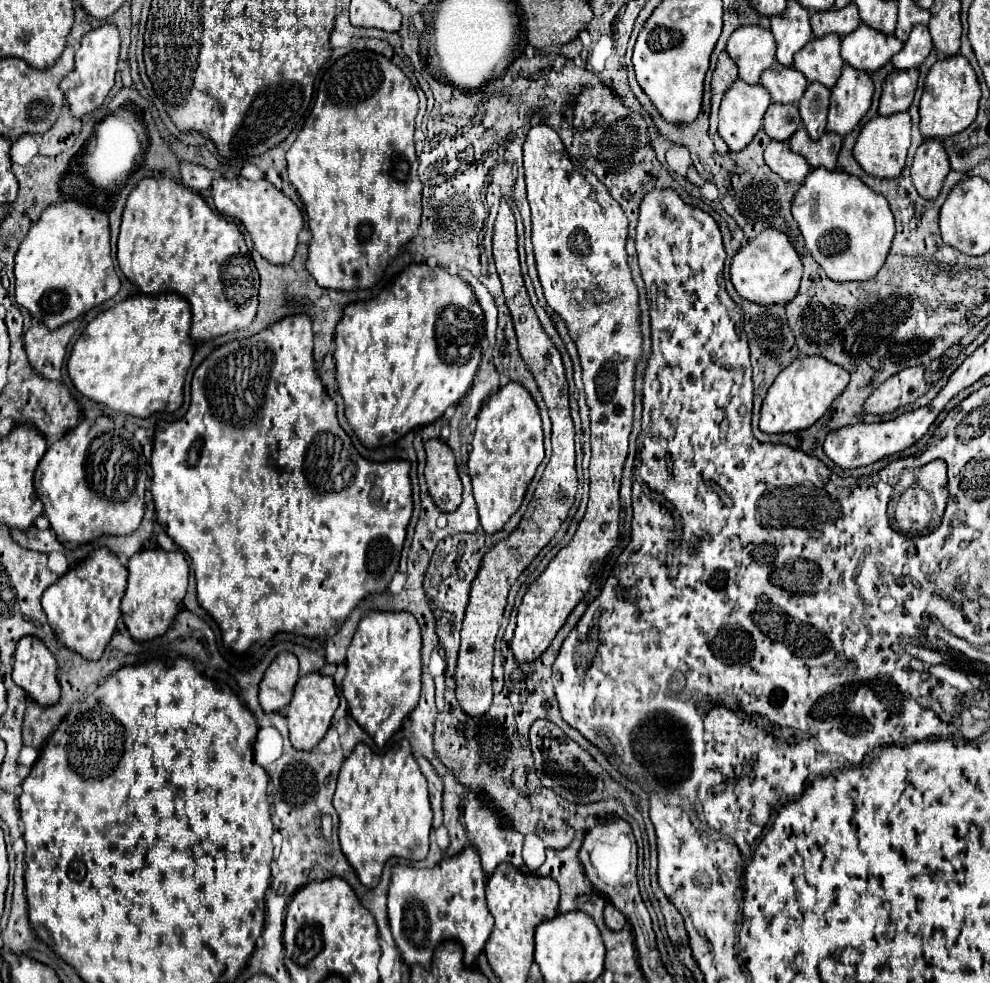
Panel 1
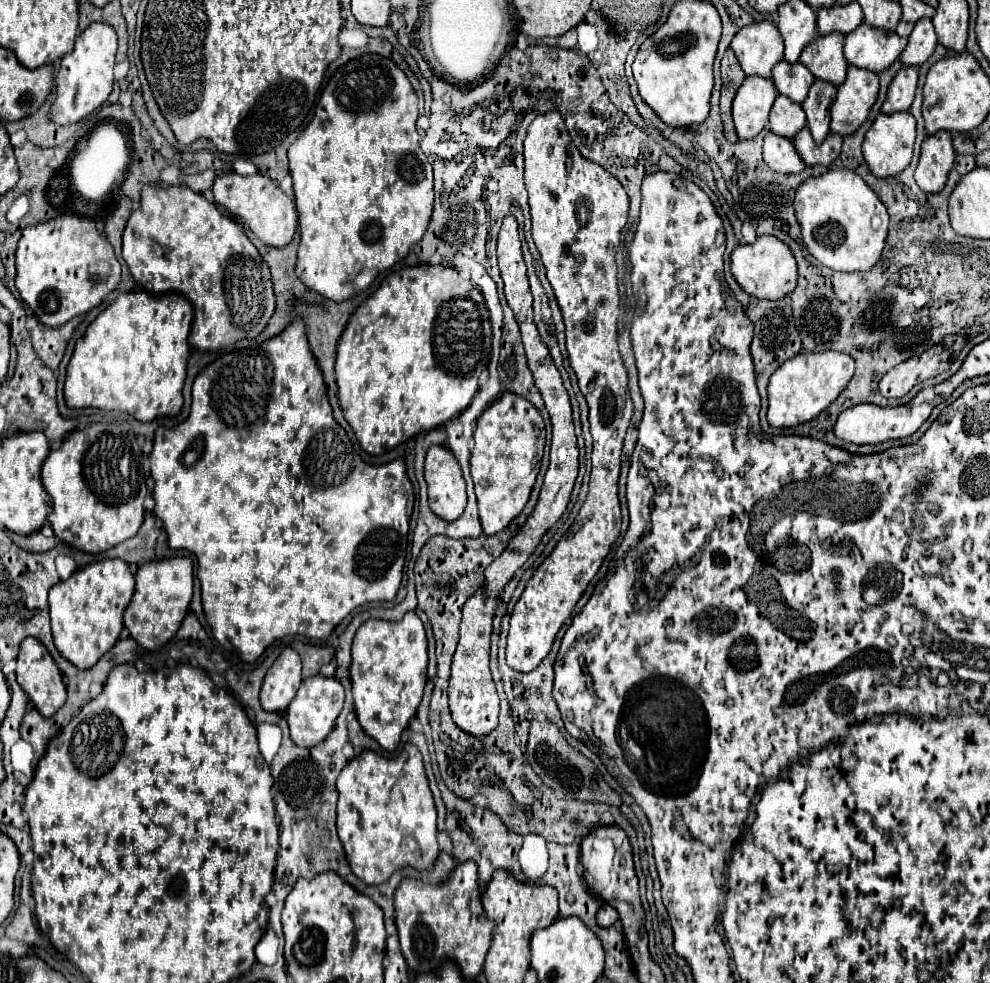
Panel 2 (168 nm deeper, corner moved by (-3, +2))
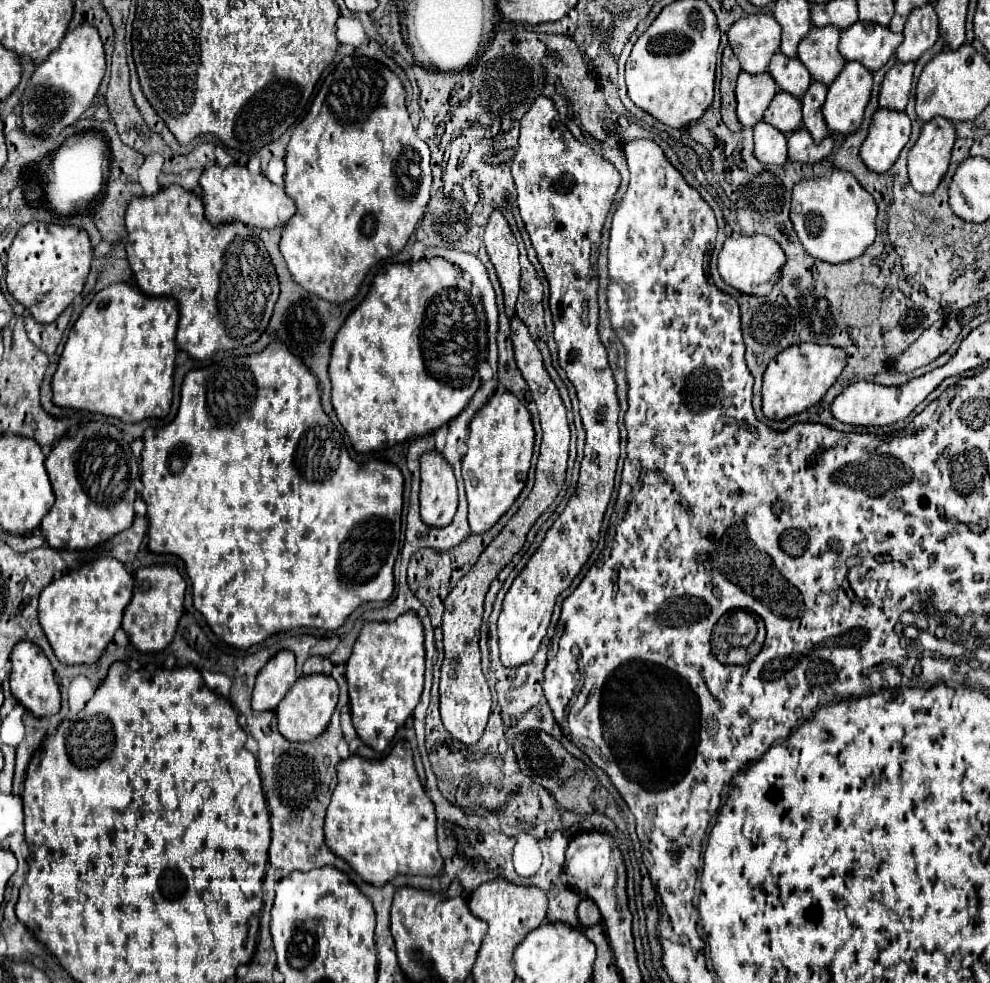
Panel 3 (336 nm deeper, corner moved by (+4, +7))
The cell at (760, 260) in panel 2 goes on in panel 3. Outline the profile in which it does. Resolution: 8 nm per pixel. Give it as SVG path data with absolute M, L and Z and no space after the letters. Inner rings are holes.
M764 234L754 236L738 236L738 238L726 238L720 254L718 254L718 272L736 290L752 296L766 296L770 294L772 286L778 282L780 272L784 268L786 256L778 242Z

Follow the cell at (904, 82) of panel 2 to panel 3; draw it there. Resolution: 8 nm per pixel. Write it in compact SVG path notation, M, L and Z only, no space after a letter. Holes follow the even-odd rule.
M896 62L884 76L882 88L880 88L880 106L890 108L890 110L904 110L908 104L910 88L912 88L912 72L914 64L902 64Z

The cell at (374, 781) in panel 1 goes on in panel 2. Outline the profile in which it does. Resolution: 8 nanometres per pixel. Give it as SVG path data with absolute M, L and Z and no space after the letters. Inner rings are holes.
M407 743L393 759L363 751L339 773L337 791L339 839L351 871L359 879L369 885L381 885L401 867L413 867L417 871L435 867L439 855L437 811L421 753L413 743Z

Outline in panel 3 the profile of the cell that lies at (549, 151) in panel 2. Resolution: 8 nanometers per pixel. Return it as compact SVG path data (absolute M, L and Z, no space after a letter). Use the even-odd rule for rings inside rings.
M538 96L520 120L520 140L512 162L512 176L516 180L522 222L550 282L554 340L558 344L560 366L578 394L586 446L574 496L504 596L498 618L498 644L500 660L506 668L522 666L534 658L558 596L572 584L594 552L612 496L614 472L620 456L620 406L616 382L598 334L598 248L602 226L620 186L620 174L592 148L576 142L560 122L554 102Z

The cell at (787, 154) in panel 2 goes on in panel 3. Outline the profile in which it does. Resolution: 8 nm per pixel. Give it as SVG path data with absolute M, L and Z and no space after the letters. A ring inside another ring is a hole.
M766 122L754 126L754 154L764 164L784 164L788 162L786 136Z

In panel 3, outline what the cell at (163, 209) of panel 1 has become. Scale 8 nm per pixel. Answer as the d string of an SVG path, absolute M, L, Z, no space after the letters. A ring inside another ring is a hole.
M168 186L160 188L154 196L140 196L130 202L126 210L126 232L126 258L138 288L150 296L174 298L180 306L178 348L186 350L192 358L204 360L216 350L248 346L262 336L278 300L278 278L256 230L240 222L210 224L204 216L202 198L186 192L182 186Z

